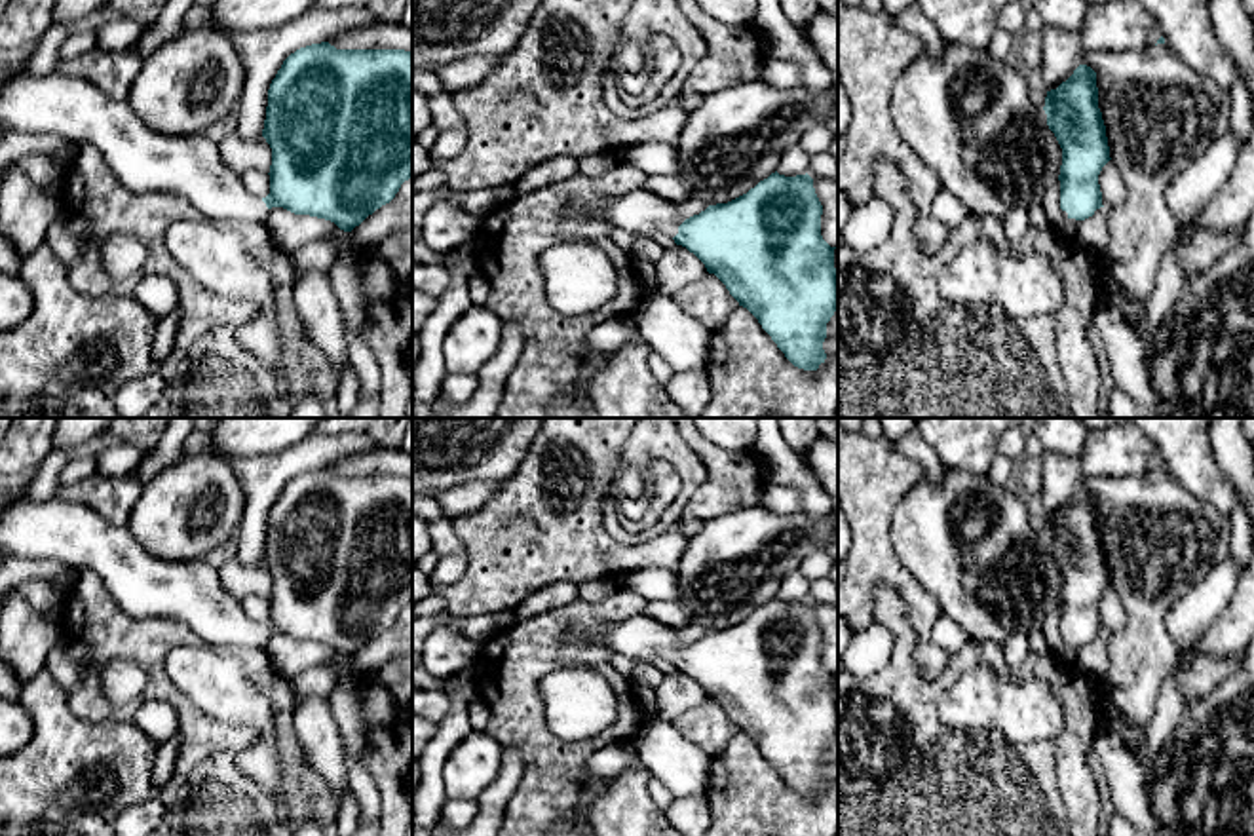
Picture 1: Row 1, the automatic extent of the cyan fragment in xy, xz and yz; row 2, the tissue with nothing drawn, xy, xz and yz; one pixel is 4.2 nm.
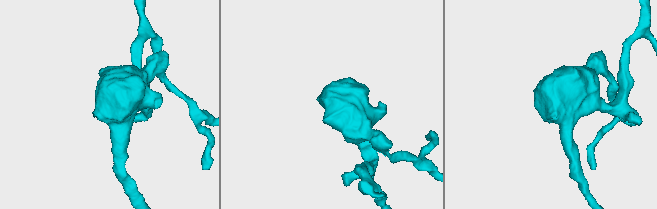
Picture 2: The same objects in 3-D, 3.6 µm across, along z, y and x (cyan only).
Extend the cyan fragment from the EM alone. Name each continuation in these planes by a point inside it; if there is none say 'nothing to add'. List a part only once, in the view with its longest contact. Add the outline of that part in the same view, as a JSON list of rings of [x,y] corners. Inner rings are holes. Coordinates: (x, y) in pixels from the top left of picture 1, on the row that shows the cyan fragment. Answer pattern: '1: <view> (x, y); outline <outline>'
1: xz (637, 211); outline [[[644,188],[629,190],[602,203],[602,217],[629,234],[667,234],[674,238],[678,226],[686,220],[678,205],[671,203]]]

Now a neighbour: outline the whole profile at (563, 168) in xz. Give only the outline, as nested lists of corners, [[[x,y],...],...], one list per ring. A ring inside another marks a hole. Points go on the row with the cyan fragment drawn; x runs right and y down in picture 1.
[[[559,156],[549,160],[547,163],[532,167],[513,184],[513,190],[517,196],[526,196],[555,182],[568,180],[576,173],[578,160],[570,156]]]

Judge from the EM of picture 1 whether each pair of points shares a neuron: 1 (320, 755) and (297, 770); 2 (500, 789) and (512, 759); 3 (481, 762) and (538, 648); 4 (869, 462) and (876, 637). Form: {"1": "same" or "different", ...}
{"1": "different", "2": "same", "3": "different", "4": "different"}

